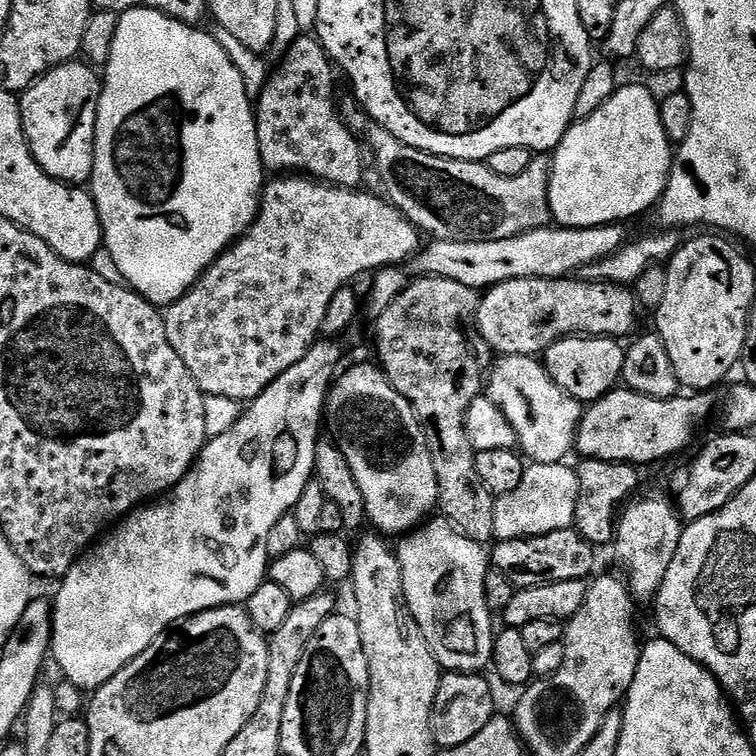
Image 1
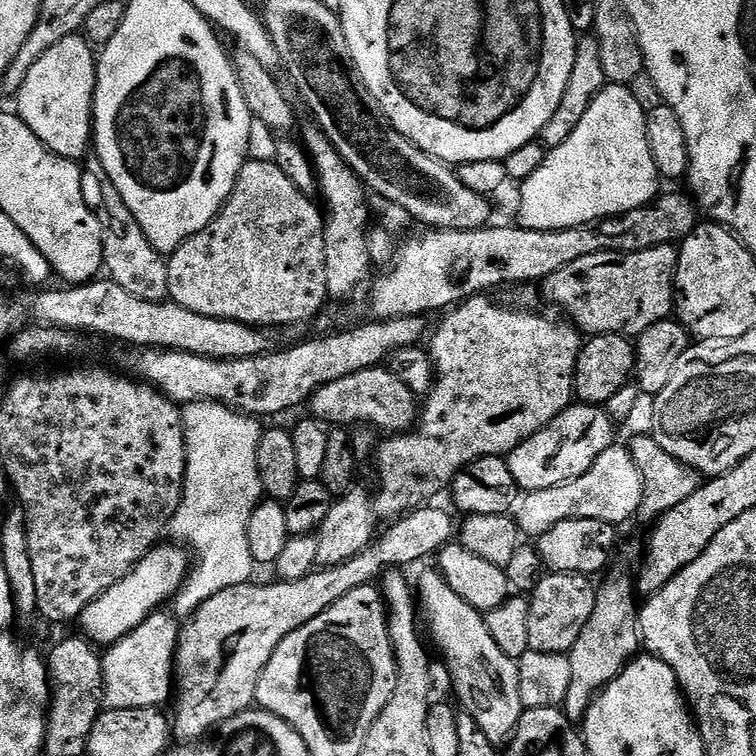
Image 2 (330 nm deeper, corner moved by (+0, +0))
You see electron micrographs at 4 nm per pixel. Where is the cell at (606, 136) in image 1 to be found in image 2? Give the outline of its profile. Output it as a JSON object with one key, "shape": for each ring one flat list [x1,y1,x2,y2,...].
{"shape":[[608,84,594,98,594,102,590,102,590,110,586,110,574,134,570,134,562,146,551,149,545,155,542,166,538,166,538,170,523,181,519,223,534,230,562,230,604,220,608,216,621,216,623,212,652,201,661,191,662,177,654,166,654,154,650,154,647,125,647,115,644,108,638,106,638,98,634,98,631,87]]}

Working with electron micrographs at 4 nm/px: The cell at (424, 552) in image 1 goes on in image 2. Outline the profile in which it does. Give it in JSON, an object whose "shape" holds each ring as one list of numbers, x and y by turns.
{"shape":[[439,571,426,573,420,584,418,580,418,600,427,631,432,631,431,643,434,648,436,643,437,650,444,655,444,664,452,675,459,707,476,719,492,744,503,745,526,711,518,690,519,663,498,650,498,642,490,638,487,619,466,598,456,594]]}

